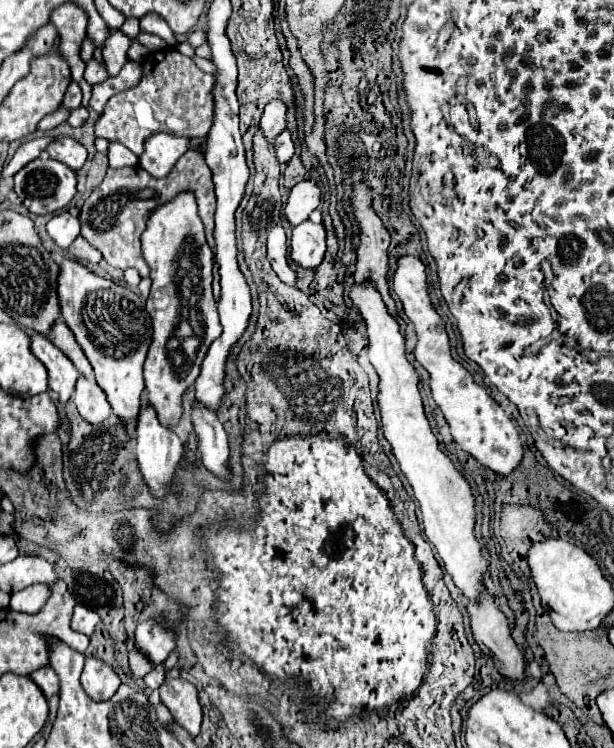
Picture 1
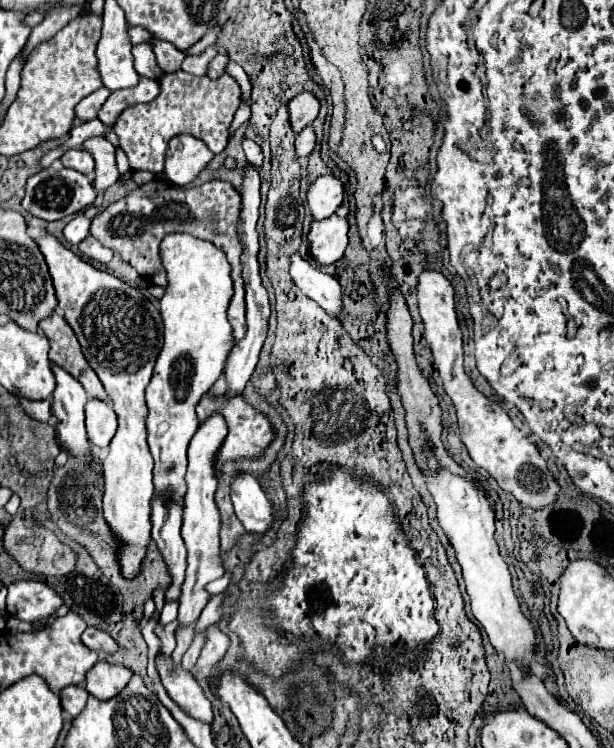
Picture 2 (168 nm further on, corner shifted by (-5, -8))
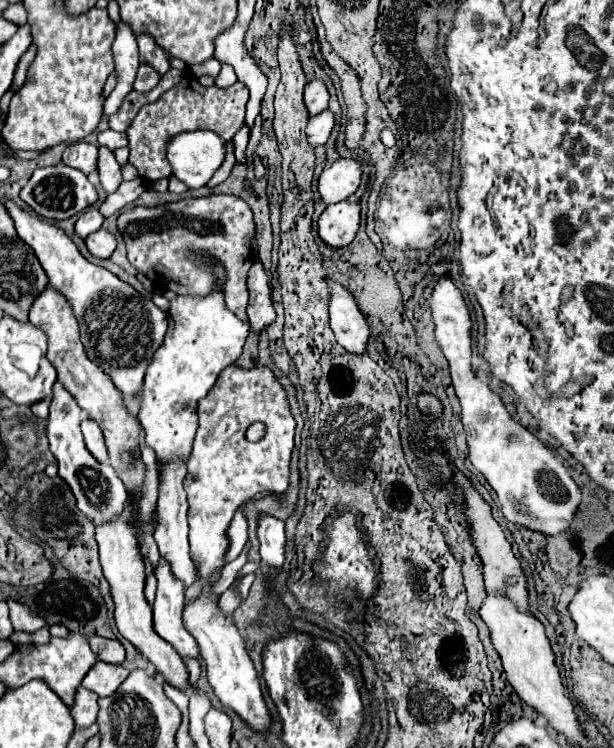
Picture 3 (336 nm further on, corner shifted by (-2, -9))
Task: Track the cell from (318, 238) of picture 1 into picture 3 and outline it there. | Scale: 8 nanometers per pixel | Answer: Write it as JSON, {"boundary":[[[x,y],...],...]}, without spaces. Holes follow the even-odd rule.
{"boundary":[[[337,202],[325,208],[319,218],[319,236],[325,244],[341,248],[353,242],[361,222],[361,206],[357,202]]]}

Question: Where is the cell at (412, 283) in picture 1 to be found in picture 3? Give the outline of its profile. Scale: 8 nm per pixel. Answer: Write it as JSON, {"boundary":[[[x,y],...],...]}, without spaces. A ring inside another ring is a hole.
{"boundary":[[[449,278],[437,282],[431,294],[431,310],[435,336],[445,358],[449,360],[453,388],[461,402],[461,420],[467,432],[469,460],[499,496],[503,516],[519,528],[541,532],[545,536],[557,536],[569,530],[583,502],[581,488],[569,476],[563,460],[541,444],[531,430],[513,420],[499,394],[475,376],[471,366],[471,312],[461,290]]]}

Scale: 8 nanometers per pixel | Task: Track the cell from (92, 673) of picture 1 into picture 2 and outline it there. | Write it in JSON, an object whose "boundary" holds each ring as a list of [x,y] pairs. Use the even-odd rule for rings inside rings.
{"boundary":[[[98,661],[86,675],[86,689],[100,701],[108,701],[128,685],[130,677],[132,673],[126,667]]]}

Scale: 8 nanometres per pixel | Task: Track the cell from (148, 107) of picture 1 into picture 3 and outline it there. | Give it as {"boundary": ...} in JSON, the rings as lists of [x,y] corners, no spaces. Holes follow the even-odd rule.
{"boundary":[[[185,76],[185,80],[181,80],[181,84],[177,84],[177,88],[171,88],[169,92],[161,94],[159,100],[145,104],[145,108],[141,108],[141,112],[129,126],[129,130],[127,130],[129,150],[131,150],[129,162],[137,170],[141,166],[139,176],[145,182],[169,178],[171,166],[167,160],[167,142],[181,132],[203,130],[203,128],[211,128],[225,140],[231,140],[235,136],[235,132],[241,130],[241,126],[243,126],[247,100],[249,100],[249,90],[241,82],[235,82],[229,88],[219,88],[219,86],[205,88],[197,82],[195,76]]]}

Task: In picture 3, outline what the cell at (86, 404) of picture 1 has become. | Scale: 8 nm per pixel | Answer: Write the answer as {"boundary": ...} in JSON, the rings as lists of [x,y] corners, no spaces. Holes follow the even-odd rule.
{"boundary":[[[83,420],[81,422],[81,430],[85,436],[85,446],[87,450],[99,460],[105,462],[107,460],[107,448],[105,448],[105,440],[101,436],[101,428],[97,428],[97,424],[93,424],[93,420]]]}

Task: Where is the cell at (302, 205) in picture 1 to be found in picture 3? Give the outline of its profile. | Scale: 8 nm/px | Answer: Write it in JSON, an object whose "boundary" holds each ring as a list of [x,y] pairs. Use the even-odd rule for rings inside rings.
{"boundary":[[[339,158],[327,166],[317,182],[319,194],[325,204],[335,204],[347,200],[361,184],[361,162],[353,158]]]}

